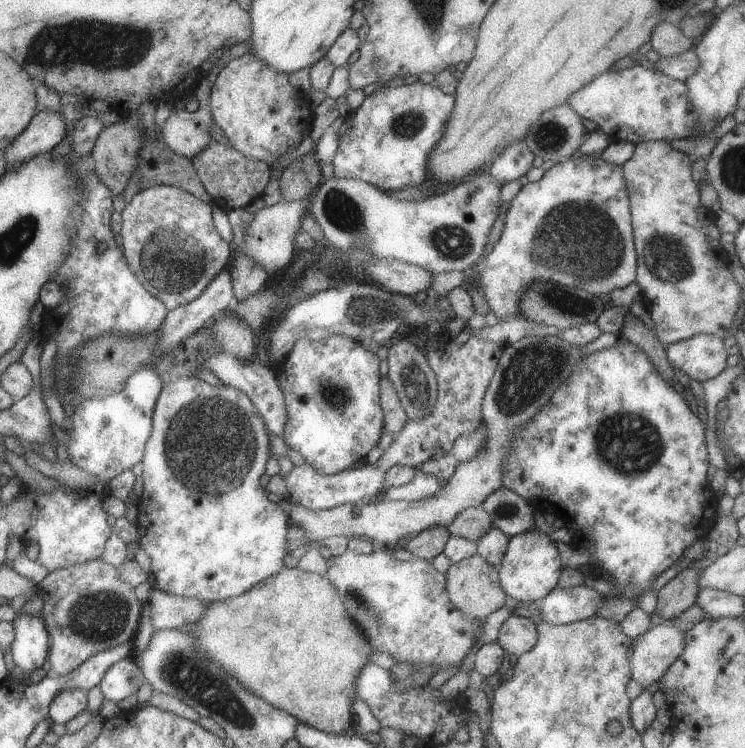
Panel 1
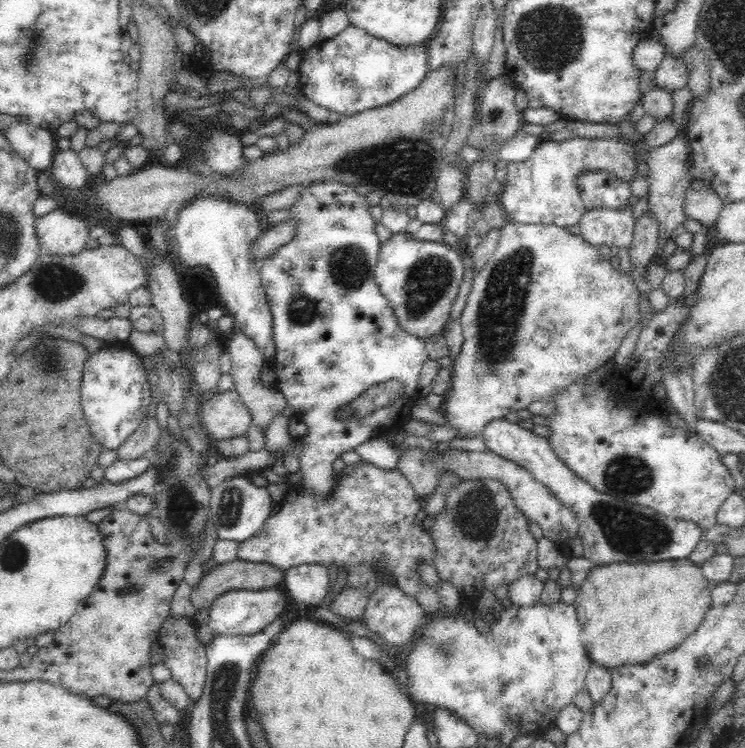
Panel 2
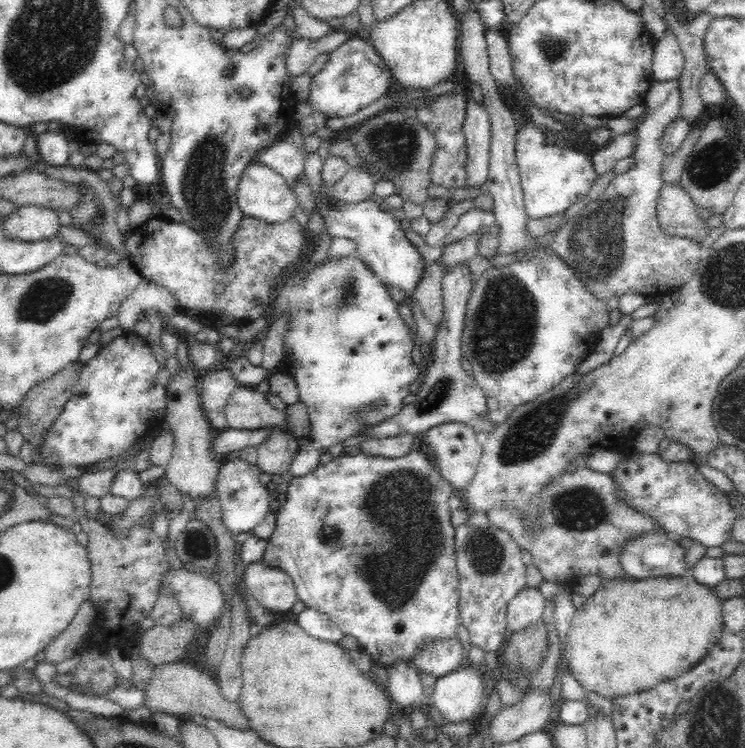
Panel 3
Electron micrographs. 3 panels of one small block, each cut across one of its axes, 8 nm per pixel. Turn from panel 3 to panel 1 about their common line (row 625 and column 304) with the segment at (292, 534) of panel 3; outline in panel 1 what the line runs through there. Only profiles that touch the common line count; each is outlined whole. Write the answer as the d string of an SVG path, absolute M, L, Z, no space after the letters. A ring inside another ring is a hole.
M345 335L318 341L299 338L273 367L287 410L284 443L303 456L315 472L332 475L364 462L383 430L379 359Z

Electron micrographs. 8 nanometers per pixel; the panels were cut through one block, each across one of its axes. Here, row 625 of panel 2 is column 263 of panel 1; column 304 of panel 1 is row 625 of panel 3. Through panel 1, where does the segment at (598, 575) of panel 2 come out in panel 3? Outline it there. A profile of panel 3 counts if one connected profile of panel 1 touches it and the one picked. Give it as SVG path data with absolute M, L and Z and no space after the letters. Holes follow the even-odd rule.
M690 573L682 576L682 578L646 578L646 580L628 578L624 580L604 579L602 581L602 586L598 591L588 597L586 602L575 612L565 640L565 646L562 649L562 660L567 670L588 692L594 692L612 700L613 698L650 690L659 682L672 680L690 670L720 640L723 633L722 600L718 598L712 588L701 586Z

